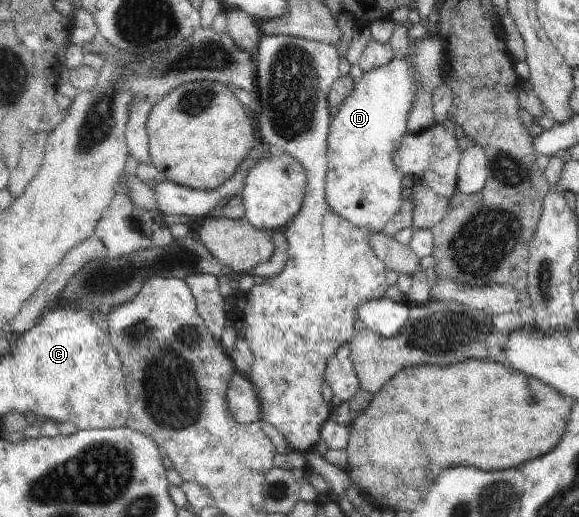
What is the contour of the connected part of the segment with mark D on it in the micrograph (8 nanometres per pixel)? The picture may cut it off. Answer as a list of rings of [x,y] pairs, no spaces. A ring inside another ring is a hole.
[[[393,57],[387,65],[363,73],[353,92],[343,100],[338,114],[332,120],[327,134],[328,168],[324,180],[326,205],[332,212],[366,232],[382,232],[388,220],[398,212],[405,192],[402,191],[400,173],[392,165],[390,154],[396,150],[400,138],[406,133],[406,120],[417,92],[415,76],[408,69],[408,60]]]

